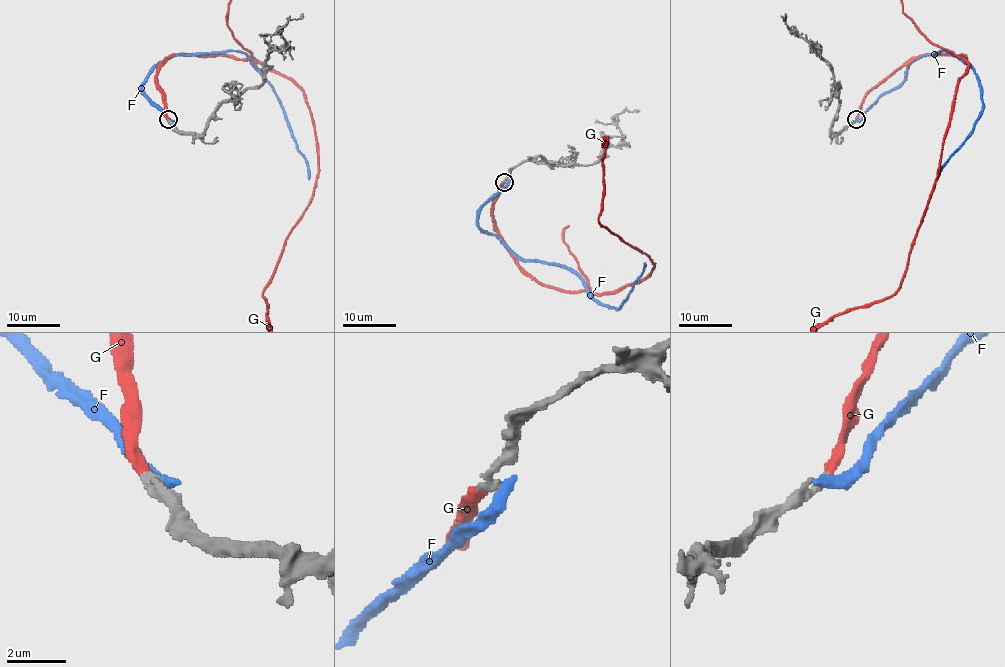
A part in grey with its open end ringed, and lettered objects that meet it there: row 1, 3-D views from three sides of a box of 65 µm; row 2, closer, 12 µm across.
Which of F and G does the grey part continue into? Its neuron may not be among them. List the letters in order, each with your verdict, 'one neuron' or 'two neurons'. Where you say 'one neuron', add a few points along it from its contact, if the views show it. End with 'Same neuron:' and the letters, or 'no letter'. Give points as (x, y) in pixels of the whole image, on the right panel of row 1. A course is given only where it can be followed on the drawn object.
F: two neurons
G: one neuron; course (855, 119), (864, 97), (918, 56), (965, 59), (936, 46), (903, 11)
Same neuron: G

